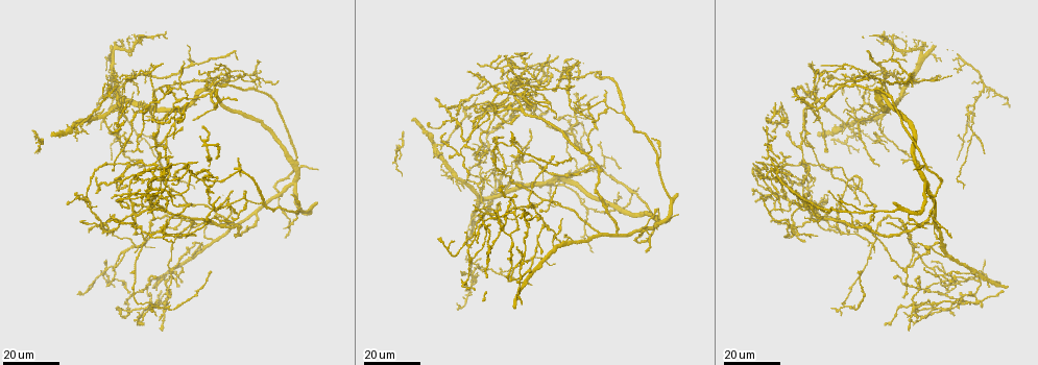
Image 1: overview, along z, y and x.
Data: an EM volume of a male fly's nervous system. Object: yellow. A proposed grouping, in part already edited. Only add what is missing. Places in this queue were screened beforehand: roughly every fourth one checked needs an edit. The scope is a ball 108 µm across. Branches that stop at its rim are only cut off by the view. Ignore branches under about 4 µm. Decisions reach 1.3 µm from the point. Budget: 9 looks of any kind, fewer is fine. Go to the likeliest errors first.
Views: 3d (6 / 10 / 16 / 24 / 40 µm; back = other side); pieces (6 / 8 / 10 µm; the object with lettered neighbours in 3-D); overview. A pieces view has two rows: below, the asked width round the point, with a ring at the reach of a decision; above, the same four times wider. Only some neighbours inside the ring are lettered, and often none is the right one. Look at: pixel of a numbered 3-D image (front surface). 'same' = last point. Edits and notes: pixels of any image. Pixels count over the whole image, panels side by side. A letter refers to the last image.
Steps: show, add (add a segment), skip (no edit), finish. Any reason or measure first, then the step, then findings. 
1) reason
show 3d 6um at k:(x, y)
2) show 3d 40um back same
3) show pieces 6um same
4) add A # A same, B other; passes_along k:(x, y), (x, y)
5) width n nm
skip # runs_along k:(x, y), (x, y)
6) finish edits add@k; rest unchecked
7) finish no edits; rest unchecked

branch stops here
show 3d 16um at 1:(795, 178)

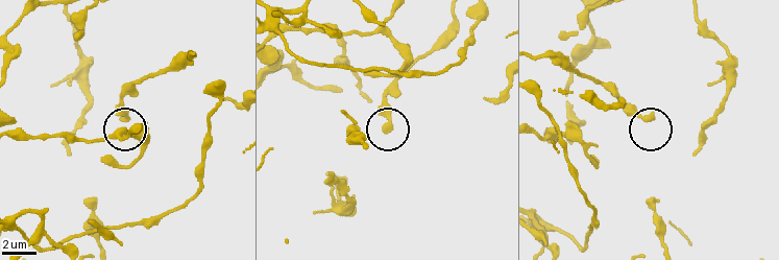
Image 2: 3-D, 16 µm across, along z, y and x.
show pieces 10um at 2:(123, 118)

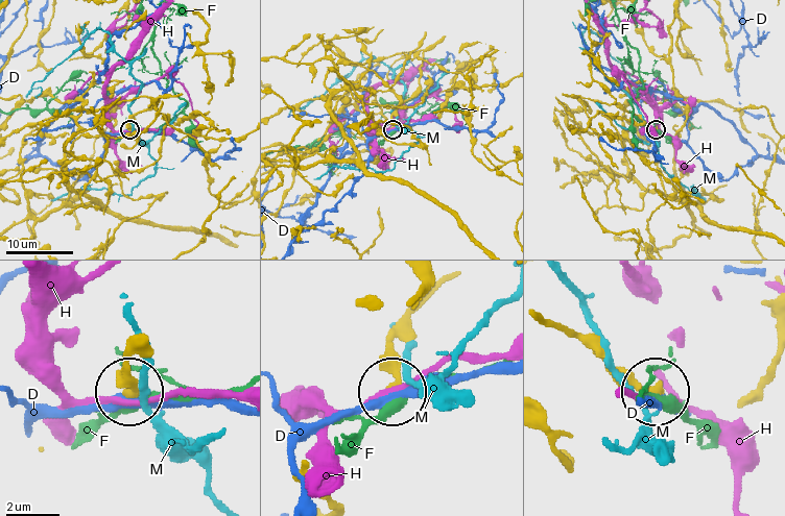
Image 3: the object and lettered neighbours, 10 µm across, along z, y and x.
skip # D other, F other, H other, M other; runs_along 3:(544, 319), (577, 333), (649, 389); none of them fits

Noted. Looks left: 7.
an open end
show 3d 16um at 1:(517, 116)

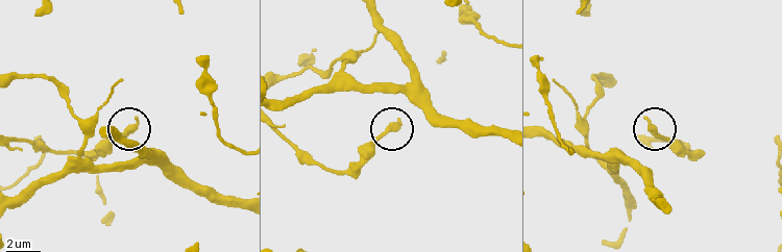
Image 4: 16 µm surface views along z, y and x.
show pieces 8um at 4:(648, 119)

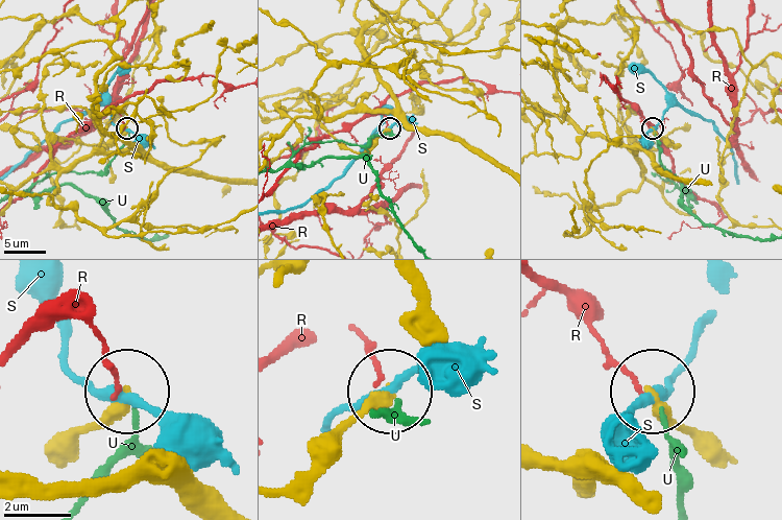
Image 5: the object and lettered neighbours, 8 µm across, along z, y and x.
width 200 nm
skip # R other, S other, U other; runs_along 5:(326, 453), (388, 394); none of them fits

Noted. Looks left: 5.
free end
show 3d 16um at 1:(903, 297)

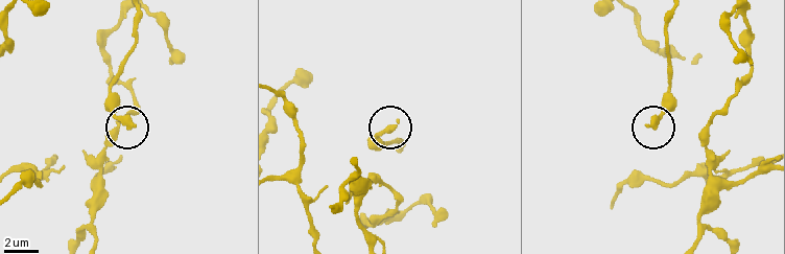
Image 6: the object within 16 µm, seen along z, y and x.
show pieces 8um at 6:(137, 125)

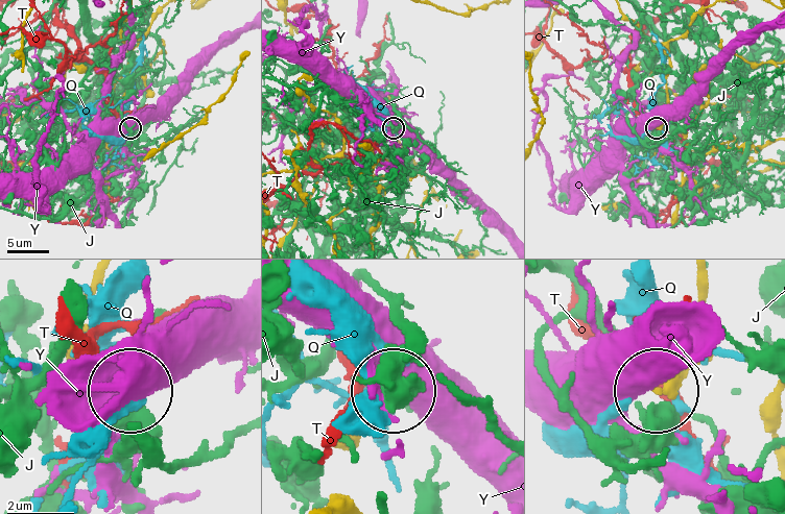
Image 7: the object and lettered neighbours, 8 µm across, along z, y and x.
width 310 nm
skip # J other, Q other, T other, Y other; none of them fits

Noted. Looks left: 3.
end of a long branch
show 3d 24um at 1:(170, 190)

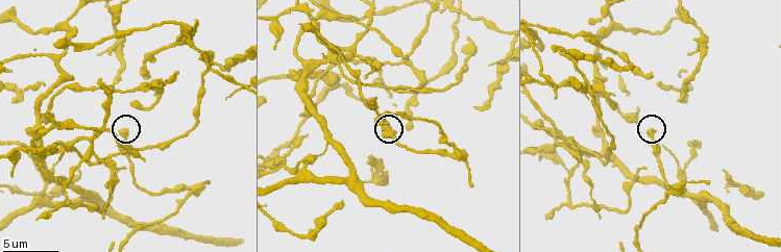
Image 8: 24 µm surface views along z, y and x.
show pieces 6um at 8:(128, 132)

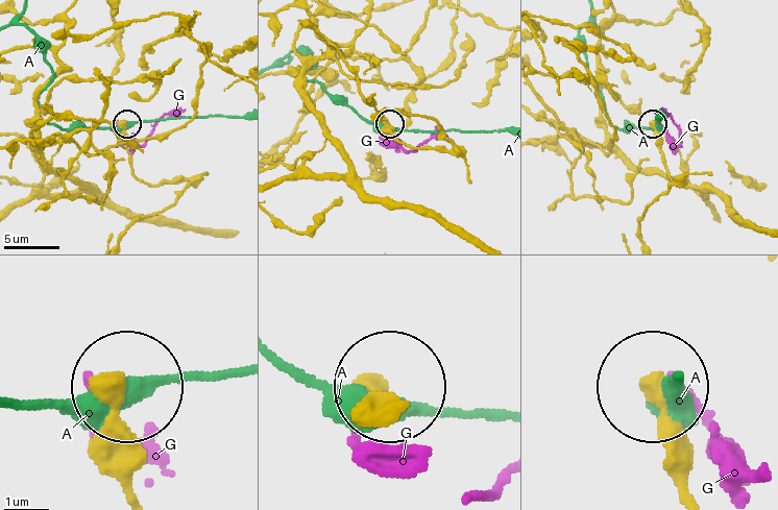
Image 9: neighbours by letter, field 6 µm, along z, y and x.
width 430 nm
skip # A other, G other; runs_along 9:(693, 493), (659, 395); no lettered segment goes on from it

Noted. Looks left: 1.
branch stops here
show pieces 8um at 8:(307, 135)

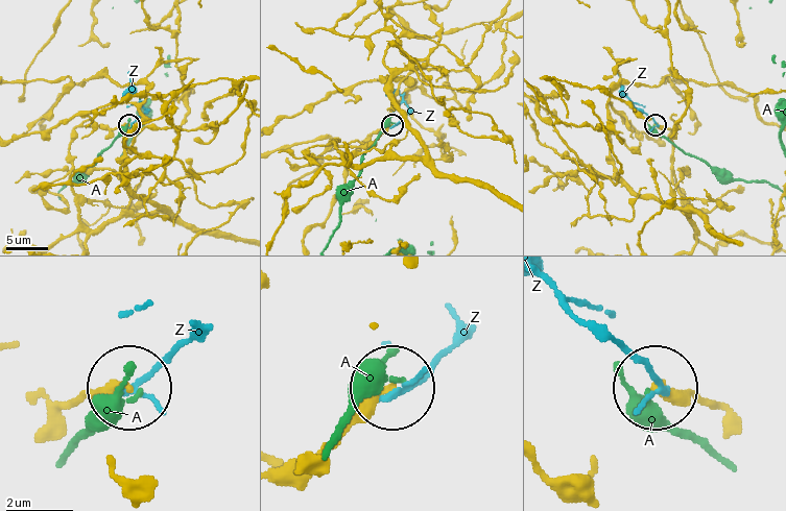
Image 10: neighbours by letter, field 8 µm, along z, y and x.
skip # A other, Z other; runs_along 10:(283, 475), (389, 390); none of them fits

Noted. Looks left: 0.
finish no edits; rest unchecked

